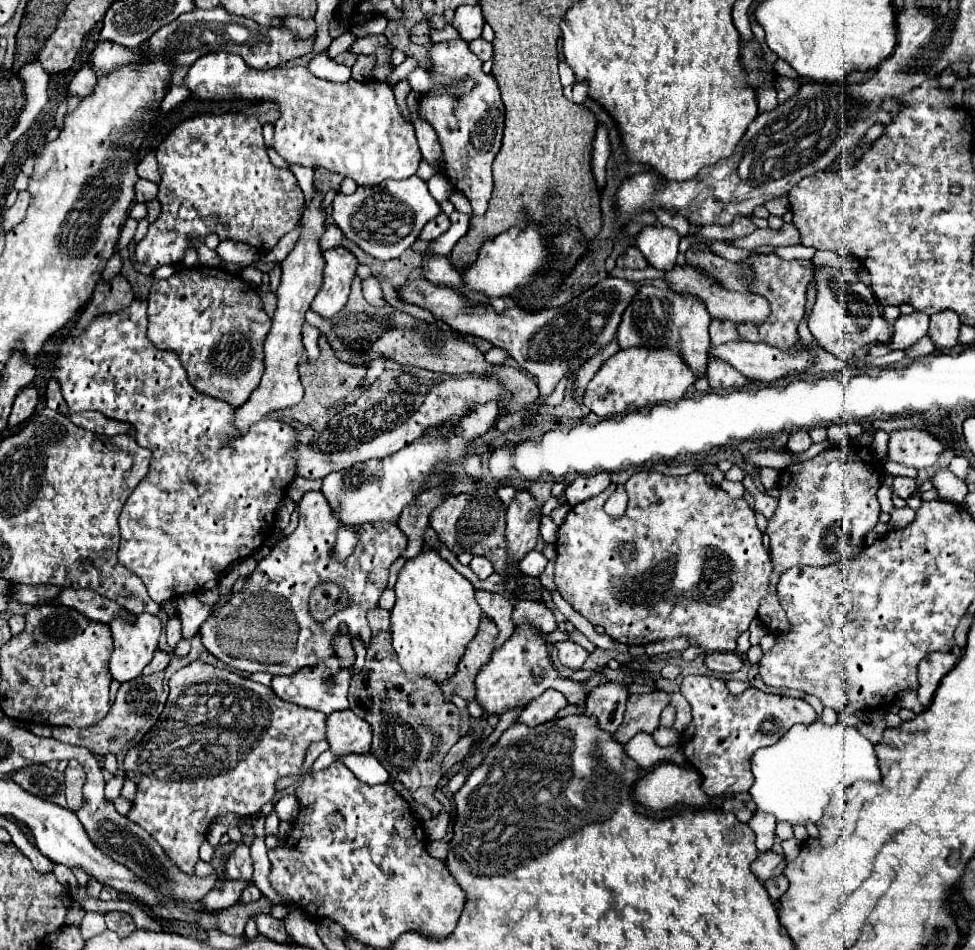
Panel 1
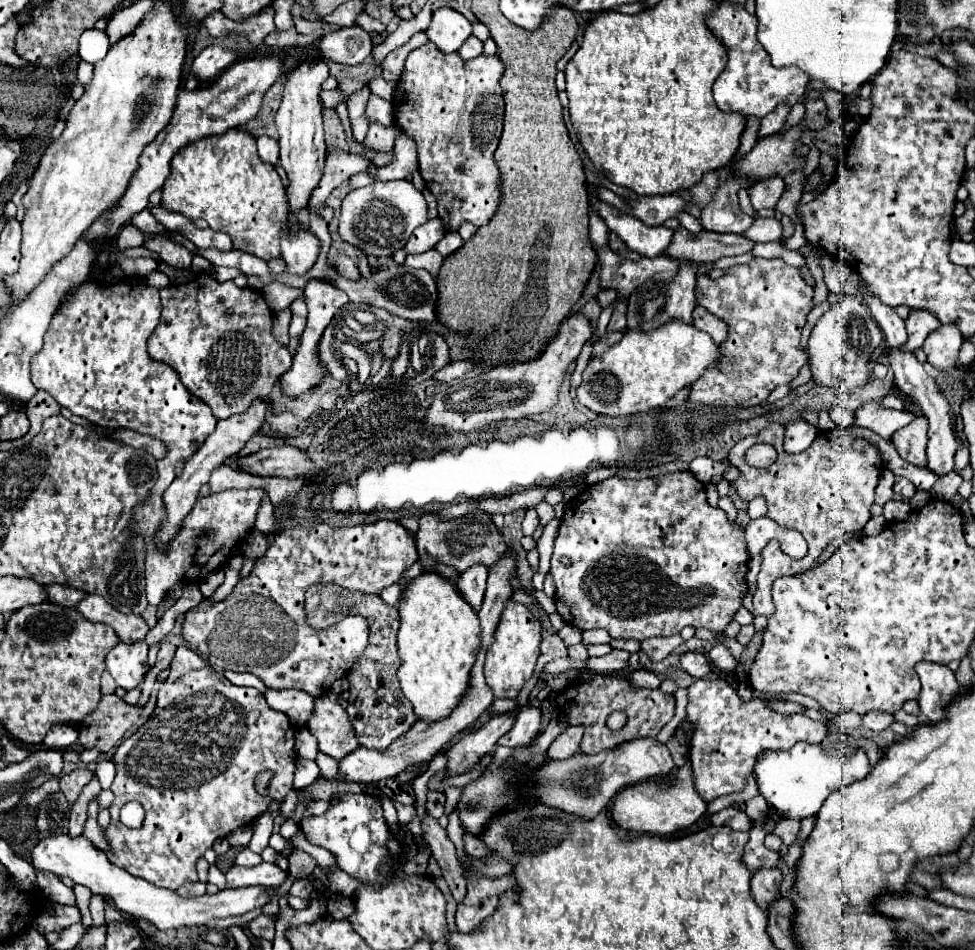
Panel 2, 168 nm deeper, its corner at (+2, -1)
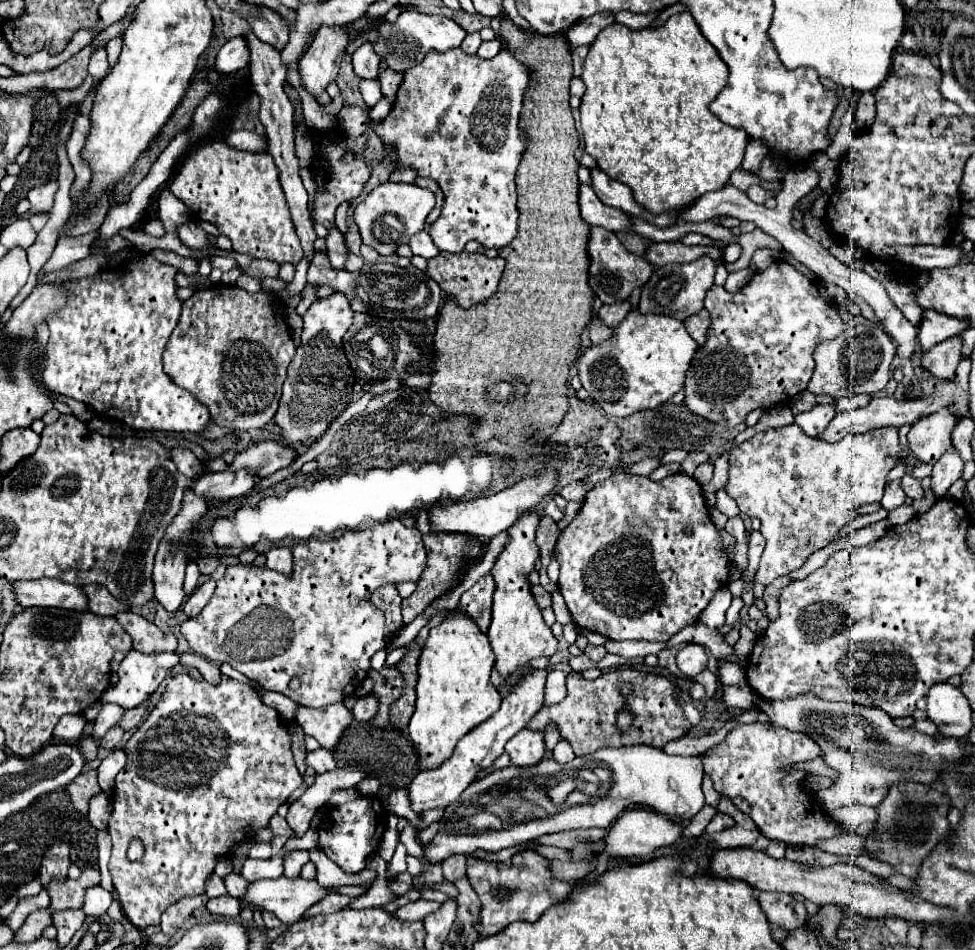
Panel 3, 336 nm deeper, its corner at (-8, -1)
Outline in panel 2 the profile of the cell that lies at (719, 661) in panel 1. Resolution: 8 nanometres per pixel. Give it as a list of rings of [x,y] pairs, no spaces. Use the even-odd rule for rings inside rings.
[[[686,652],[686,654],[682,654],[680,668],[684,672],[688,672],[690,676],[694,676],[694,678],[704,678],[704,676],[712,674],[712,670],[714,670],[712,662],[700,652]]]

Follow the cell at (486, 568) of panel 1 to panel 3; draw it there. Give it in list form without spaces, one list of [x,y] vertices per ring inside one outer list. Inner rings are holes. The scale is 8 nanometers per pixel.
[[[490,574],[482,576],[470,590],[466,590],[460,598],[460,610],[464,610],[472,620],[476,620],[478,628],[486,634],[492,614],[492,592],[494,580]]]

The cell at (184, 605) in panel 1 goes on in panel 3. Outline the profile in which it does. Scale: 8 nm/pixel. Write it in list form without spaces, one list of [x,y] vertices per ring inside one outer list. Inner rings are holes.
[[[188,674],[172,676],[168,680],[168,686],[162,692],[158,704],[146,716],[142,726],[138,726],[138,730],[132,734],[132,738],[126,742],[124,750],[126,750],[128,762],[116,776],[116,788],[114,788],[114,794],[112,794],[112,814],[110,814],[110,820],[108,820],[108,832],[112,836],[110,874],[112,874],[114,890],[118,892],[118,900],[120,900],[120,906],[122,906],[126,918],[130,922],[134,922],[140,930],[144,930],[146,926],[160,924],[162,912],[170,904],[178,902],[180,898],[202,894],[204,892],[204,884],[206,884],[208,876],[214,872],[214,866],[216,866],[218,858],[220,856],[228,856],[230,850],[234,848],[234,844],[246,840],[250,834],[258,832],[260,828],[266,828],[270,818],[276,814],[278,806],[284,804],[302,784],[300,772],[298,772],[298,768],[294,764],[292,750],[290,750],[290,734],[288,734],[288,728],[280,722],[278,712],[274,708],[268,708],[268,706],[260,704],[260,698],[256,696],[256,692],[252,688],[248,688],[246,684],[236,682],[232,678],[226,678],[226,676],[222,676],[222,682],[218,686],[212,686],[206,680],[196,682]],[[132,838],[138,838],[144,844],[144,856],[140,860],[136,860],[136,862],[128,862],[126,860],[126,850],[128,850]]]

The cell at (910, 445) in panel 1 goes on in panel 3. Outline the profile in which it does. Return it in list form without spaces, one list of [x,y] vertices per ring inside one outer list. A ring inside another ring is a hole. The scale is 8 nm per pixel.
[[[940,408],[932,416],[920,418],[908,432],[912,454],[926,464],[936,464],[940,456],[952,448],[950,432],[954,426],[956,416],[948,408]]]

